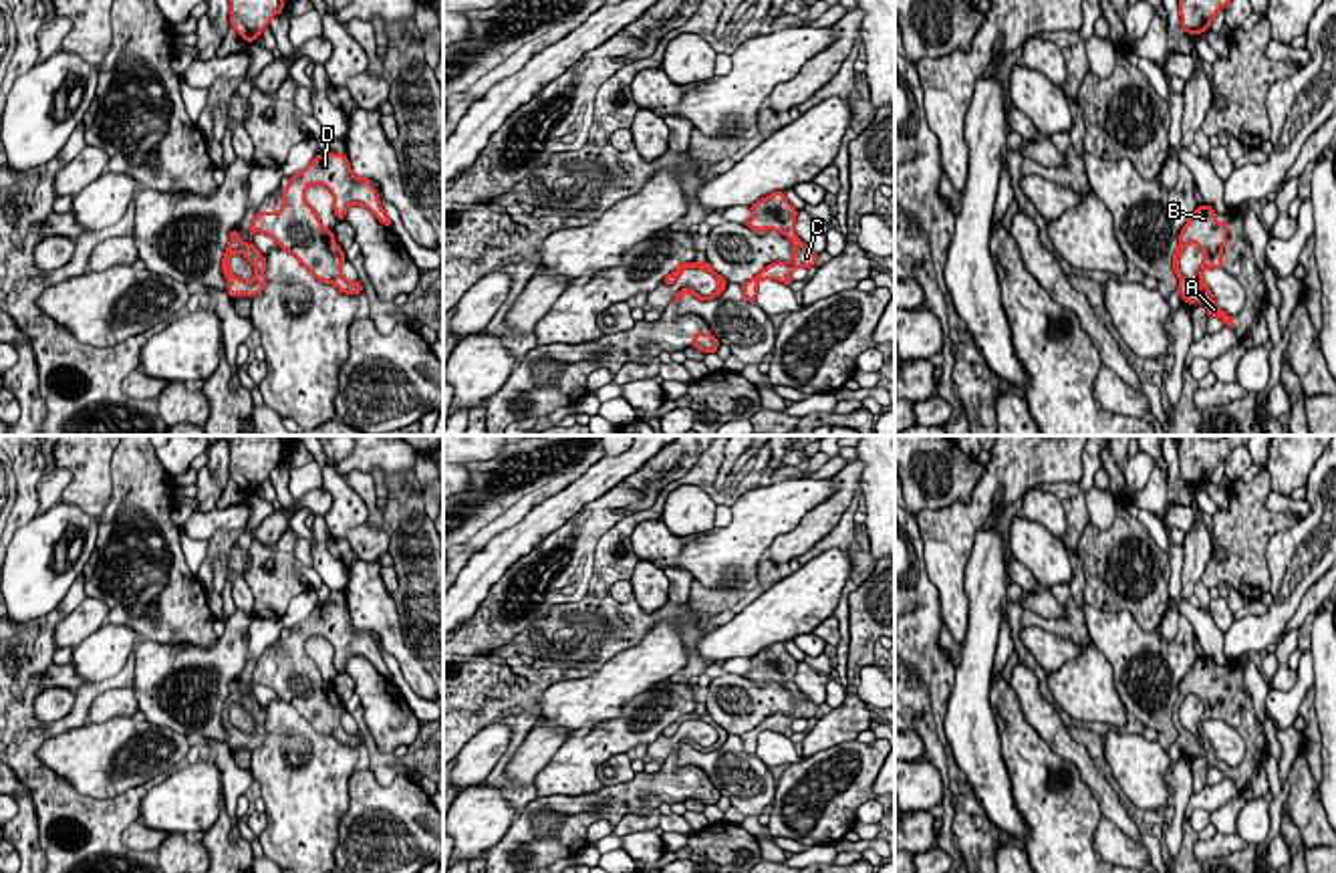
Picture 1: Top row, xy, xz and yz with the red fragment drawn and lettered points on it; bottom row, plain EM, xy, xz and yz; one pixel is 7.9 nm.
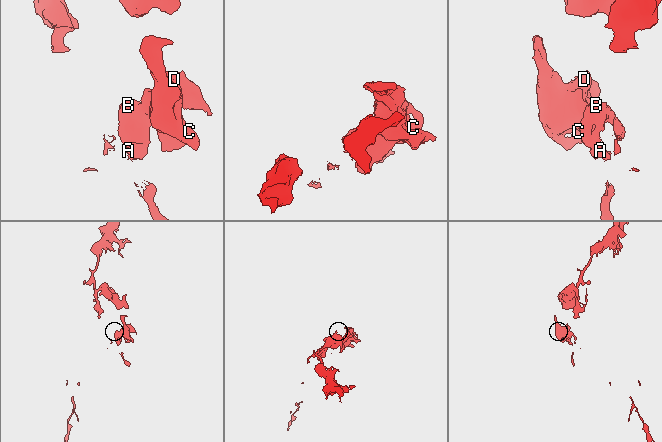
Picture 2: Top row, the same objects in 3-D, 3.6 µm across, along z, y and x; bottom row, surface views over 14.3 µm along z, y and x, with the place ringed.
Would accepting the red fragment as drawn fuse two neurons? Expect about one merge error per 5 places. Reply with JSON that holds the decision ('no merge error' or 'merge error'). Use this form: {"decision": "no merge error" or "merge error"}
{"decision": "no merge error"}

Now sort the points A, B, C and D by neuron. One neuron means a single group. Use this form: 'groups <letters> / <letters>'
groups A B C D

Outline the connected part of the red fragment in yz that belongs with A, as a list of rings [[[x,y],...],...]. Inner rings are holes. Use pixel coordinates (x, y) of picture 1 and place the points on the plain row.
[[[1197,657],[1179,685],[1179,698],[1173,706],[1173,724],[1179,730],[1179,746],[1185,754],[1195,756],[1199,752],[1207,758],[1207,768],[1219,768],[1225,778],[1233,780],[1233,768],[1215,756],[1215,750],[1205,734],[1203,724],[1207,720],[1223,720],[1223,700],[1227,698],[1227,673],[1217,673],[1217,663],[1211,657]],[[1189,696],[1197,696],[1205,712],[1197,724],[1203,742],[1181,726],[1179,710]]]

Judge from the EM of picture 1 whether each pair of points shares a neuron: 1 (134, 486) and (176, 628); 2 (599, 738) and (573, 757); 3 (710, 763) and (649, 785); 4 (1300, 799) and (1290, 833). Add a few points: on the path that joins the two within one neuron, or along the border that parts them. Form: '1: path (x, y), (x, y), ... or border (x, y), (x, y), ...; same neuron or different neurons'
1: path (158, 521), (176, 555), (176, 593); same neuron
2: path (593, 744), (579, 757); same neuron
3: border (674, 761), (680, 769), (698, 767), (710, 781); different neurons
4: border (1286, 811), (1308, 847); different neurons

